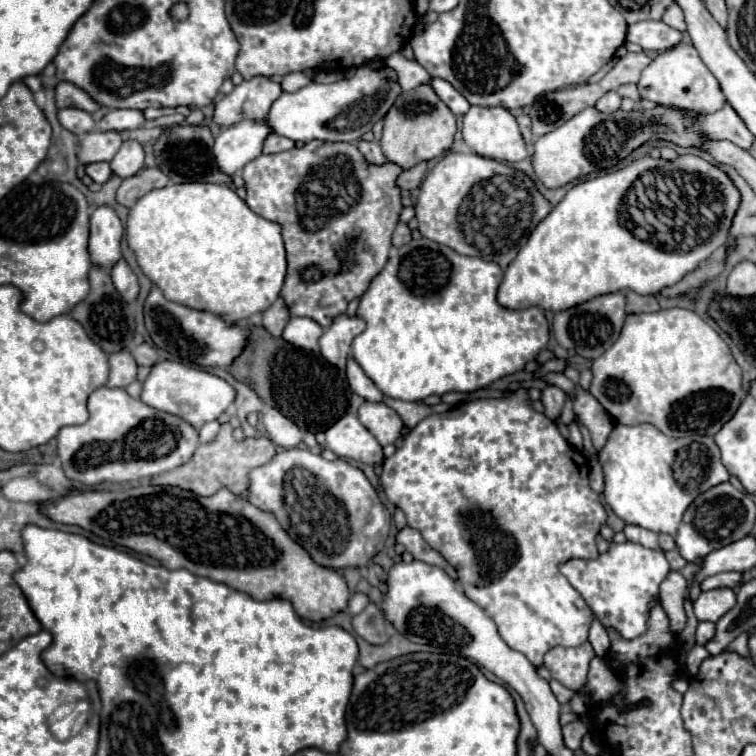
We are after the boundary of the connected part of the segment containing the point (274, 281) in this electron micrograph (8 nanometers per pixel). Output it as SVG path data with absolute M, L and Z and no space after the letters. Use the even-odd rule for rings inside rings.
M187 181L149 191L131 207L127 219L129 247L135 251L141 271L165 293L165 297L191 309L223 315L227 323L245 321L255 313L263 313L279 297L287 273L281 231L279 223L253 213L229 185L203 181Z

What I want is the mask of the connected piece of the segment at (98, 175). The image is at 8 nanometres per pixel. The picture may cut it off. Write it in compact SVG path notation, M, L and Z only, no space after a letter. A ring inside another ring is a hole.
M91 163L91 167L85 167L85 173L95 181L95 183L105 183L111 177L109 163Z

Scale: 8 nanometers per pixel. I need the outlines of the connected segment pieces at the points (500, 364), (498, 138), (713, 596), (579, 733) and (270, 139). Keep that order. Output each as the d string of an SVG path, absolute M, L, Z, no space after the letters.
M425 237L393 249L387 265L371 279L359 301L357 317L363 319L367 327L355 337L351 357L385 397L401 401L421 401L429 395L443 395L449 391L467 393L491 385L507 373L521 371L525 363L533 361L547 345L549 325L539 307L511 311L497 303L495 293L501 275L503 271L497 263L459 255L451 247L443 247Z
M471 107L465 115L463 115L463 139L465 143L479 155L489 157L489 159L497 159L497 161L507 161L507 163L515 163L527 157L527 149L525 149L525 141L521 137L519 125L515 115L511 115L507 109L503 107L493 107L493 109L485 109L485 107Z
M713 589L713 591L705 591L693 603L697 619L699 621L713 621L713 623L719 617L723 617L733 605L735 605L735 593L733 593L733 589Z
M575 721L575 723L565 725L561 731L563 731L563 743L571 751L577 751L579 749L581 737L587 733L587 729L585 729L585 725L581 721Z
M267 135L265 143L263 143L263 153L269 155L269 153L281 153L281 151L287 151L287 149L293 149L295 143L287 137L281 137L281 135Z

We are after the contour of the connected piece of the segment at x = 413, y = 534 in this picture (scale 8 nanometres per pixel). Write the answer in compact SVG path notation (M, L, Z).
M407 525L407 527L399 529L399 531L397 531L397 543L403 543L405 549L407 549L415 559L419 559L419 561L423 561L423 563L437 565L437 567L445 569L453 579L457 579L455 569L453 569L451 565L447 565L447 561L445 561L435 549L431 549L431 547L425 543L425 539L421 537L421 533L415 531L413 527Z

